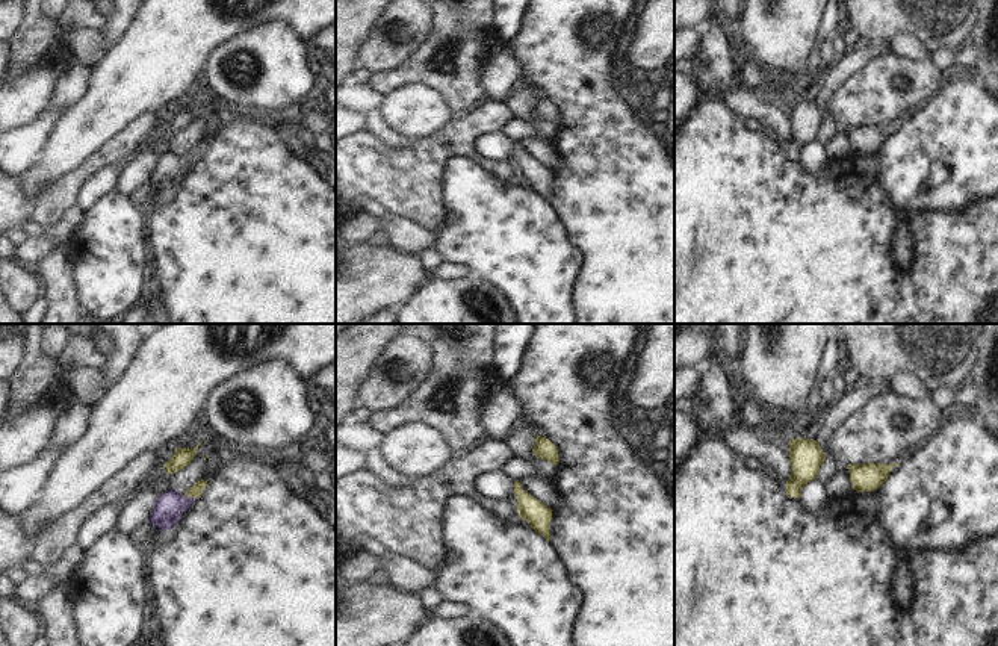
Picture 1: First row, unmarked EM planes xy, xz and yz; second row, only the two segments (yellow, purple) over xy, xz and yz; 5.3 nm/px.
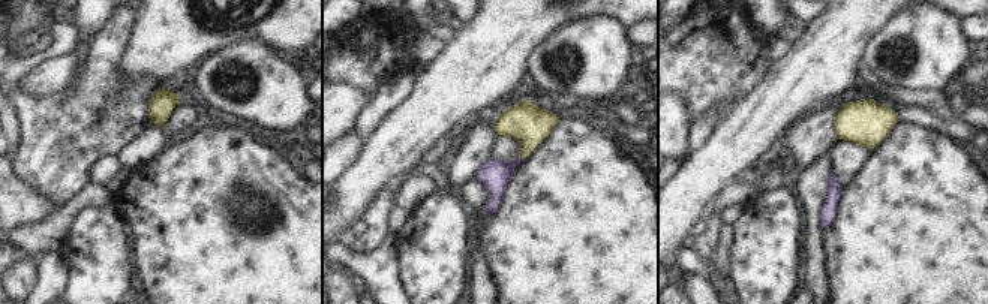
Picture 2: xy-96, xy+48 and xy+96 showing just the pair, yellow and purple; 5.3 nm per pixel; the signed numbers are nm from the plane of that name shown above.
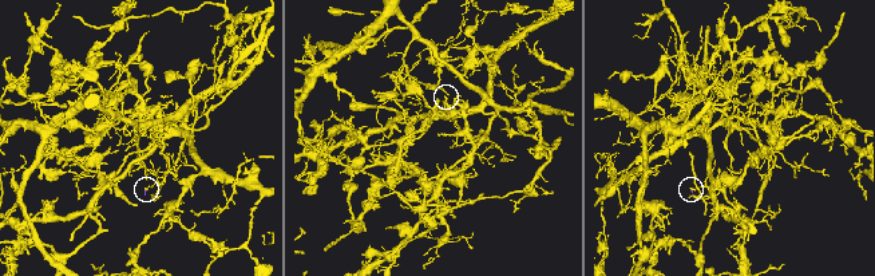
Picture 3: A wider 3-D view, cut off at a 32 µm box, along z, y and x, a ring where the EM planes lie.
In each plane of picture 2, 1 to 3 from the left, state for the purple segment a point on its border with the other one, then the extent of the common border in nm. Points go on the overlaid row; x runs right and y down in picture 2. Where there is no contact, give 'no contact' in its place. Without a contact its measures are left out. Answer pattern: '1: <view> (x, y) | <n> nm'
1: no contact
2: no contact
3: no contact

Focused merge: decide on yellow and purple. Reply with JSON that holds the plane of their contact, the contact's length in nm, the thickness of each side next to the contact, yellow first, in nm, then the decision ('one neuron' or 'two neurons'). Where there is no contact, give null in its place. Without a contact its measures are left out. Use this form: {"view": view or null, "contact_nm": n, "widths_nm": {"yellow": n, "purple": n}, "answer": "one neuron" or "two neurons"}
{"view": "xy", "contact_nm": 60, "widths_nm": {"yellow": 70, "purple": 160}, "answer": "one neuron"}

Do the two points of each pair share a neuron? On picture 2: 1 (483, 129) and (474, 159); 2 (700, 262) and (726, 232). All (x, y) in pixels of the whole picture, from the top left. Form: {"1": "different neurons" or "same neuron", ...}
{"1": "same neuron", "2": "same neuron"}

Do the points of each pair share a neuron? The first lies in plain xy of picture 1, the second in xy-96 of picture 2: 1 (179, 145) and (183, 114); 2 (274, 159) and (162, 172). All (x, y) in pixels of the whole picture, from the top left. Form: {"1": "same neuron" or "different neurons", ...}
{"1": "same neuron", "2": "same neuron"}

